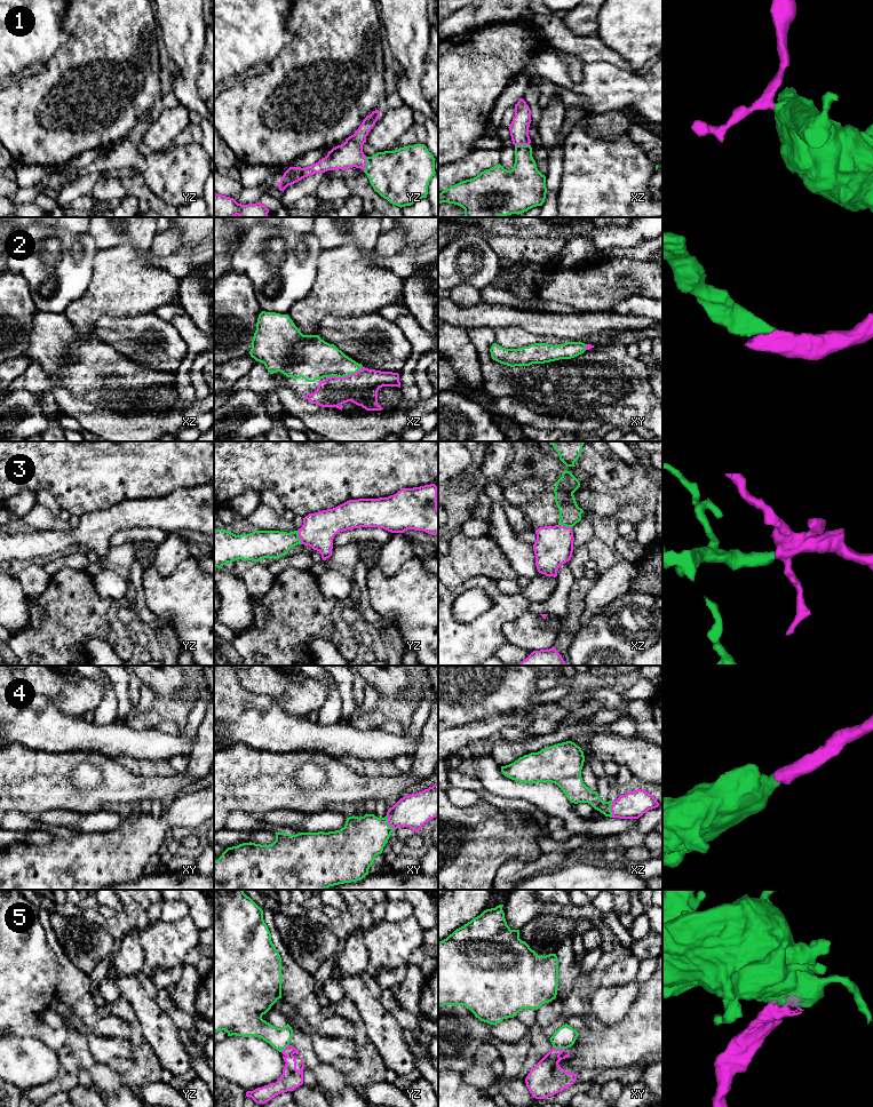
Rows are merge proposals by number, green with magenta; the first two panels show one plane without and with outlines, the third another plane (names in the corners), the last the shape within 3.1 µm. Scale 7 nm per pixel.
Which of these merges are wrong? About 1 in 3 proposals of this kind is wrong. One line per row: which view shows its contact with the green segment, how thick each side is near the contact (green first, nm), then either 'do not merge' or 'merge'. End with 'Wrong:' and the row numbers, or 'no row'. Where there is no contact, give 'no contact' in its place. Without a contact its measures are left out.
1: meets green in xz; 240 nm thick on the green side, 130 nm on the other; merge
2: meets green in xz; 280 nm thick on the green side, 220 nm on the other; merge
3: meets green in yz; 190 nm thick on the green side, 240 nm on the other; merge
4: meets green in xz; 140 nm thick on the green side, 190 nm on the other; merge
5: meets green in xy; 150 nm thick on the green side, 240 nm on the other; do not merge
Wrong: 5

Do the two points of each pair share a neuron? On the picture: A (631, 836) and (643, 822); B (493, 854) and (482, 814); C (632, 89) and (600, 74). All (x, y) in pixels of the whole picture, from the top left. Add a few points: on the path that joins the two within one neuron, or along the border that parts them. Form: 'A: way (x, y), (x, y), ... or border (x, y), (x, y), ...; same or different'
A: way (634, 833), (641, 826); same
B: way (483, 844), (482, 825); same
C: way (624, 89), (614, 89), (608, 82); same

